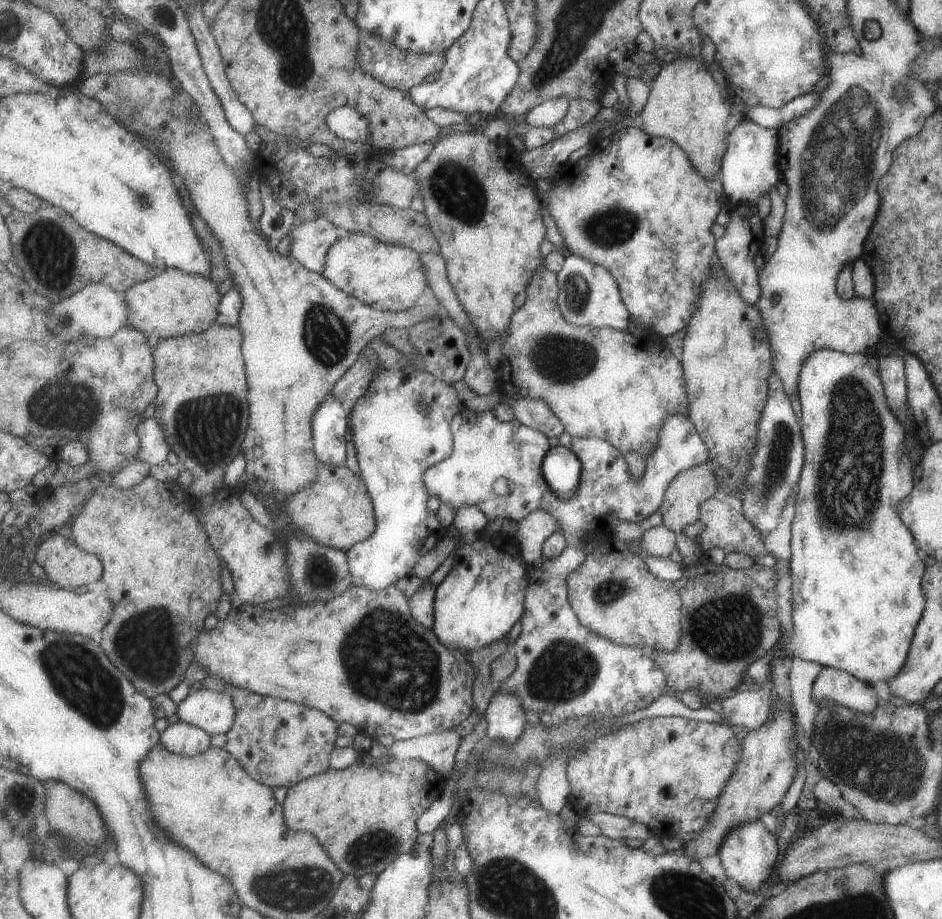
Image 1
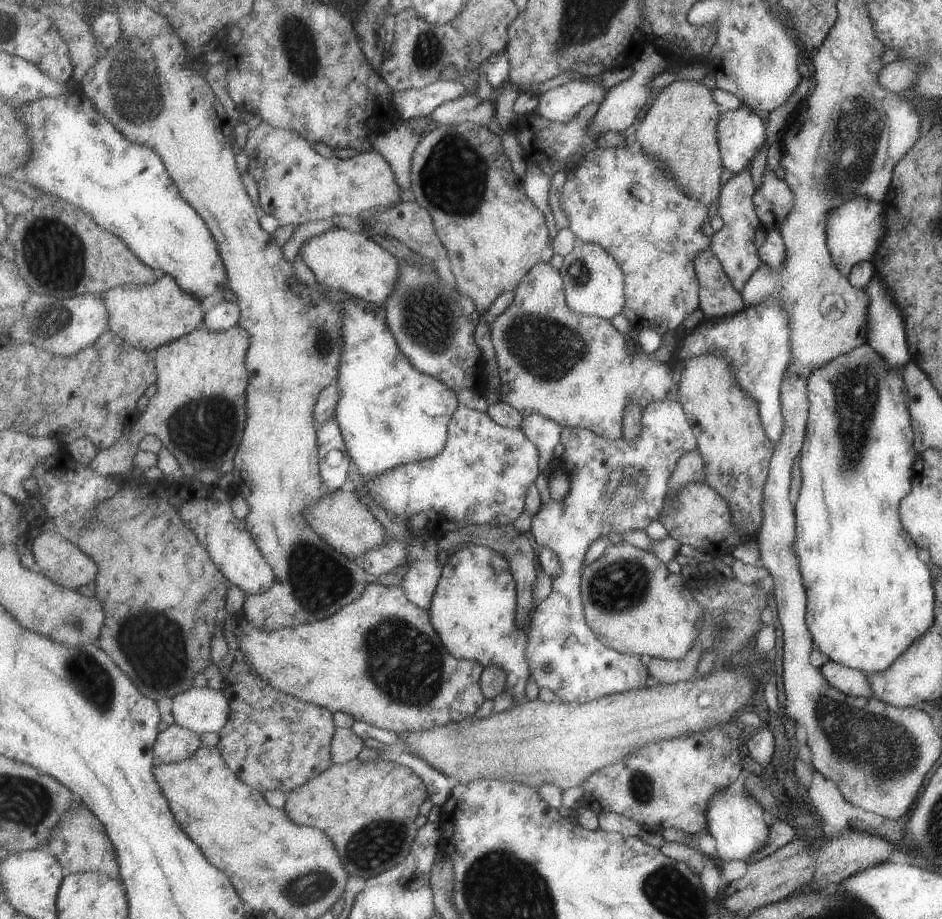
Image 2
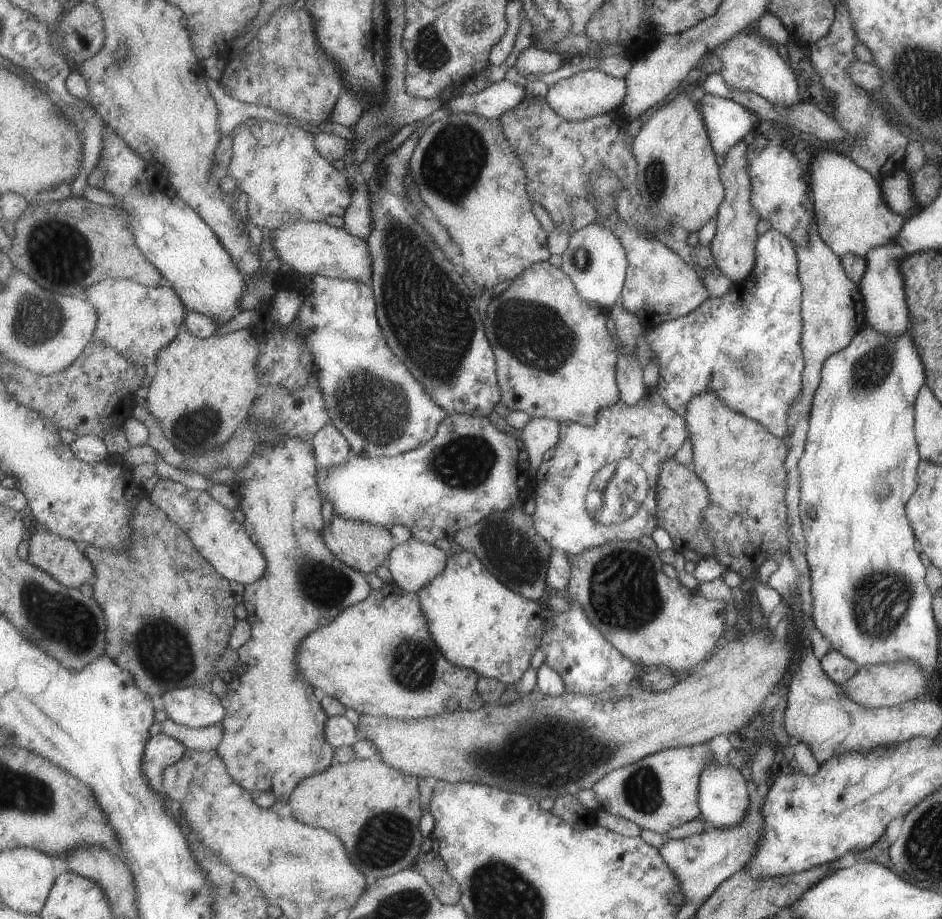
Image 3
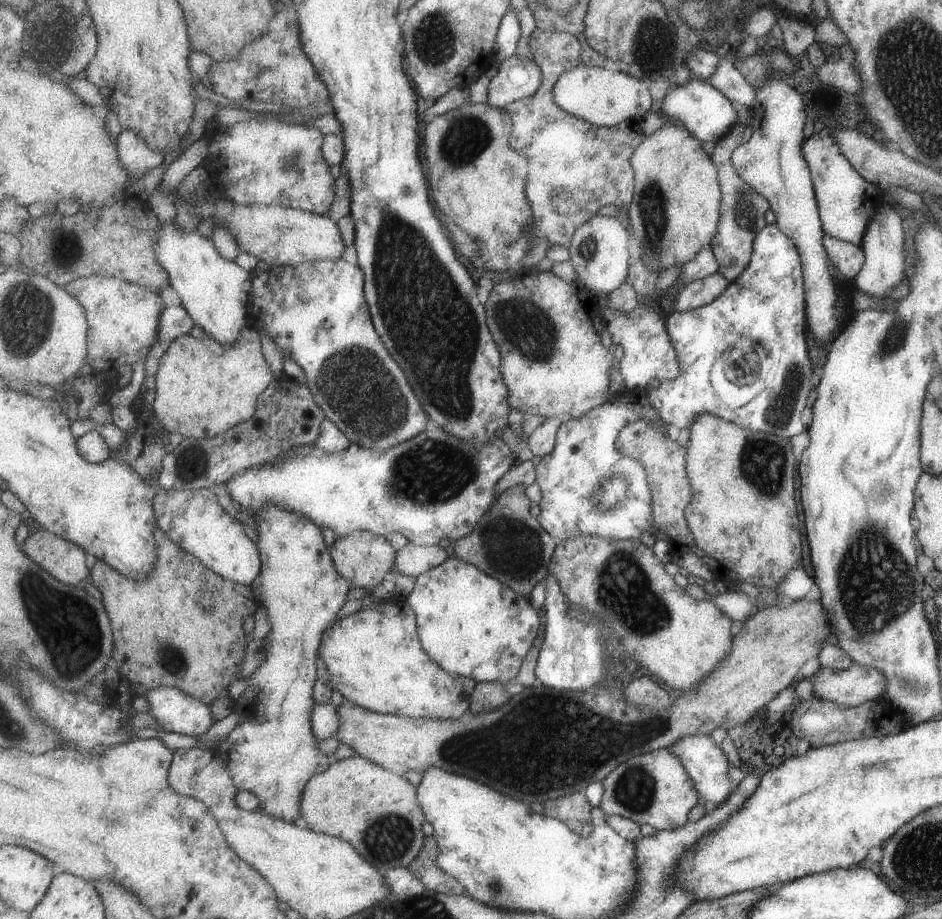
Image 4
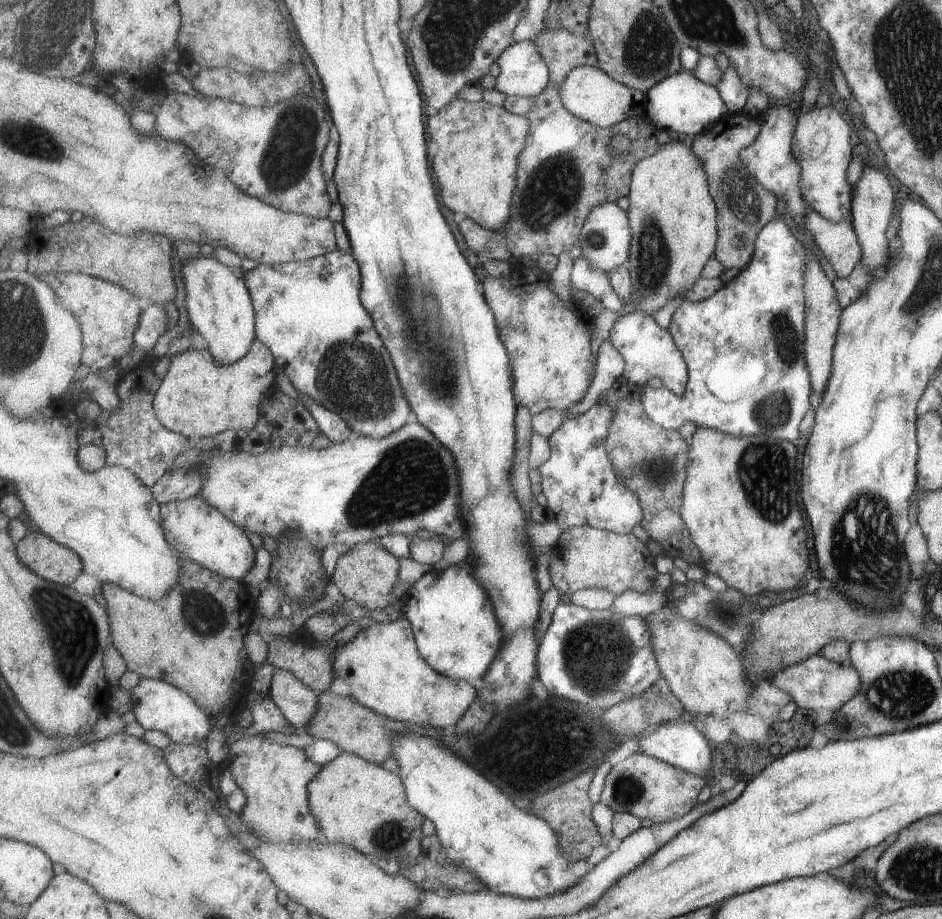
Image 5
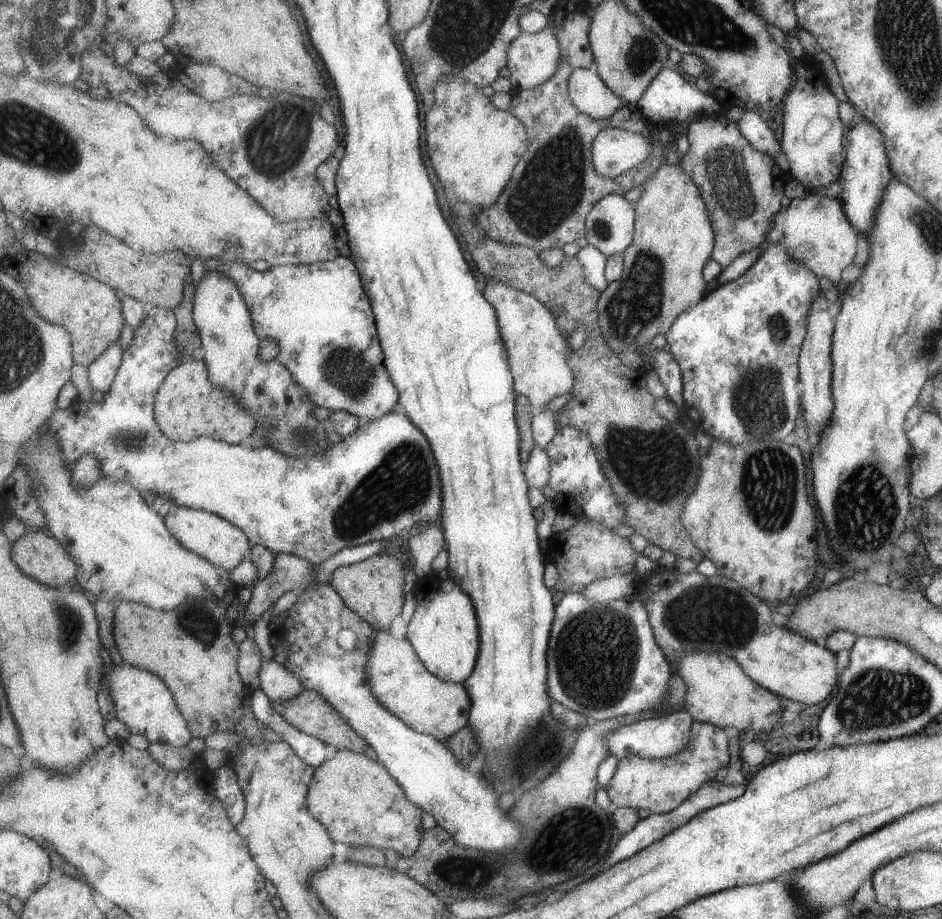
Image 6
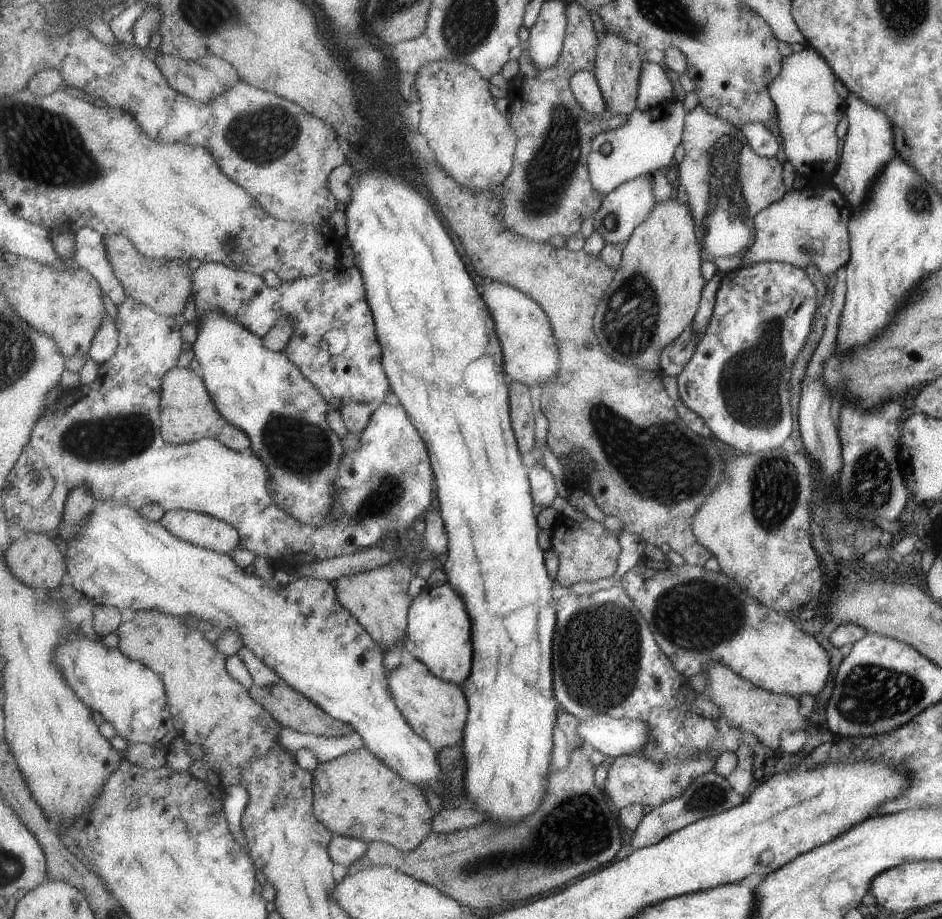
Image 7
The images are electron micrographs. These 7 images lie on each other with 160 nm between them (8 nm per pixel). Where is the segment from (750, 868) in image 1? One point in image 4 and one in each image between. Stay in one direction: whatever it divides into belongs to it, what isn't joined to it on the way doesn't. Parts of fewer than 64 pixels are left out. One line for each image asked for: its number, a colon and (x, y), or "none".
2: (735, 820)
3: (723, 798)
4: (707, 764)

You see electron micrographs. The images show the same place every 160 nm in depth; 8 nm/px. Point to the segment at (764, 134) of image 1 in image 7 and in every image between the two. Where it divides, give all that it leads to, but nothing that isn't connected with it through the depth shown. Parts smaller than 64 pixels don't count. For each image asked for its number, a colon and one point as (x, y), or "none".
2: (740, 131)
3: (727, 121)
4: (708, 114)
5: (683, 103)
6: (669, 99)
7: (655, 88)

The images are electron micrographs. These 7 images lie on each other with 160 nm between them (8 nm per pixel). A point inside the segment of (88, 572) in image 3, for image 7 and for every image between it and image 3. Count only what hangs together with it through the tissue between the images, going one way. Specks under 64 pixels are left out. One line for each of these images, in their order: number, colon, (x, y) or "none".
4: (68, 562)
5: (54, 561)
6: (43, 557)
7: (37, 560)

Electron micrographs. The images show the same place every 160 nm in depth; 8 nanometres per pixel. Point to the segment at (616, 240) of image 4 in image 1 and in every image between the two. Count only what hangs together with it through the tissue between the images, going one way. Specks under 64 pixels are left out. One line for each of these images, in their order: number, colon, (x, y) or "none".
1: (590, 295)
2: (595, 282)
3: (596, 260)

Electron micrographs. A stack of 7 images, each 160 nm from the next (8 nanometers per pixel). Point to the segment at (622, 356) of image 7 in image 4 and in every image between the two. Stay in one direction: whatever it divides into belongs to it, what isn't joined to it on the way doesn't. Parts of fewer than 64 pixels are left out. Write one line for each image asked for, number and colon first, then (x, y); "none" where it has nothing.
4: (677, 204)
5: (674, 216)
6: (663, 276)

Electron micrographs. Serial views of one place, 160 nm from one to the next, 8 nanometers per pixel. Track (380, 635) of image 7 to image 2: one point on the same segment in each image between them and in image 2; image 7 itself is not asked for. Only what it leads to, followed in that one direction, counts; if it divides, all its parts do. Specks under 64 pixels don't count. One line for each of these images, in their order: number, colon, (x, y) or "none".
2: (345, 523)
3: (364, 546)
4: (366, 559)
5: (366, 575)
6: (374, 588)

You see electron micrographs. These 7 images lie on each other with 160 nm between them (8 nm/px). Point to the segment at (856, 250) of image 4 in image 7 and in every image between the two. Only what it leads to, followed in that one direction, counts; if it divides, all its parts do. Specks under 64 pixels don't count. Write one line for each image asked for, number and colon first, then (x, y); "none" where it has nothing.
5: (837, 241)
6: (815, 230)
7: (802, 228)

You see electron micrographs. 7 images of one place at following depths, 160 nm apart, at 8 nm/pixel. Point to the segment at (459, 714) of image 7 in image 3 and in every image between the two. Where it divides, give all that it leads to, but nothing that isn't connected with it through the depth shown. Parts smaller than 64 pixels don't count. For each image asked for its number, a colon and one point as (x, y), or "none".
3: (378, 657)
4: (375, 658)
5: (383, 666)
6: (430, 705)

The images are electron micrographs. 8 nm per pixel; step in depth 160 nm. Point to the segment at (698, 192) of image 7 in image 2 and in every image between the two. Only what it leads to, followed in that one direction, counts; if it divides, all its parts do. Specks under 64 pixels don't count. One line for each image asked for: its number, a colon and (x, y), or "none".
2: (733, 244)
3: (733, 246)
4: (741, 219)
5: (745, 207)
6: (742, 187)

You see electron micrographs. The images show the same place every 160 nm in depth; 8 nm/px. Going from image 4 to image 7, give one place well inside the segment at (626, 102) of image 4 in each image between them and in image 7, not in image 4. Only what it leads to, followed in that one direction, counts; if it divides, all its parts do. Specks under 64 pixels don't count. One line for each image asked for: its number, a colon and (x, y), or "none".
5: (589, 92)
6: (591, 94)
7: (585, 84)

